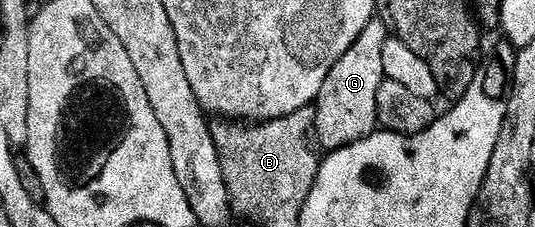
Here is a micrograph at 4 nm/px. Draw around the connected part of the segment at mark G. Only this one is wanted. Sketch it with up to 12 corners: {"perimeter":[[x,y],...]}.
{"perimeter":[[374,19],[315,102],[322,150],[378,132],[383,43]]}

